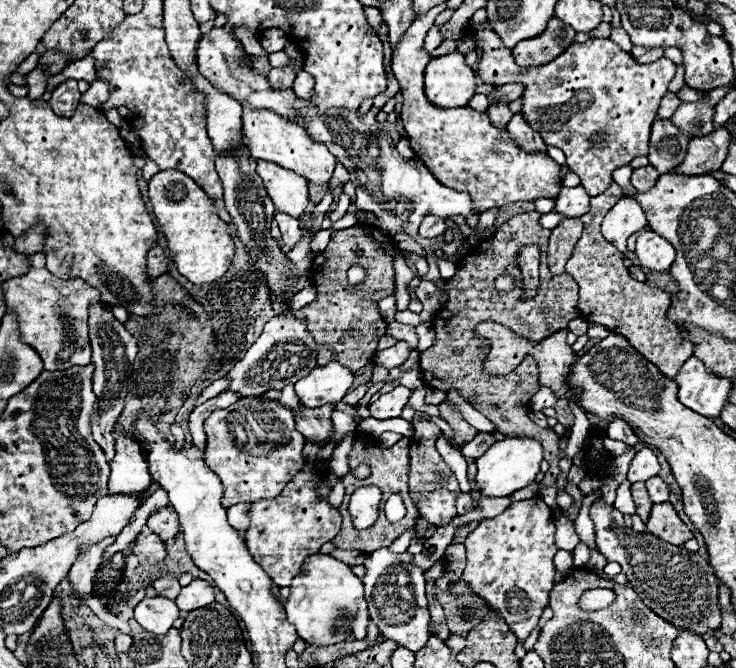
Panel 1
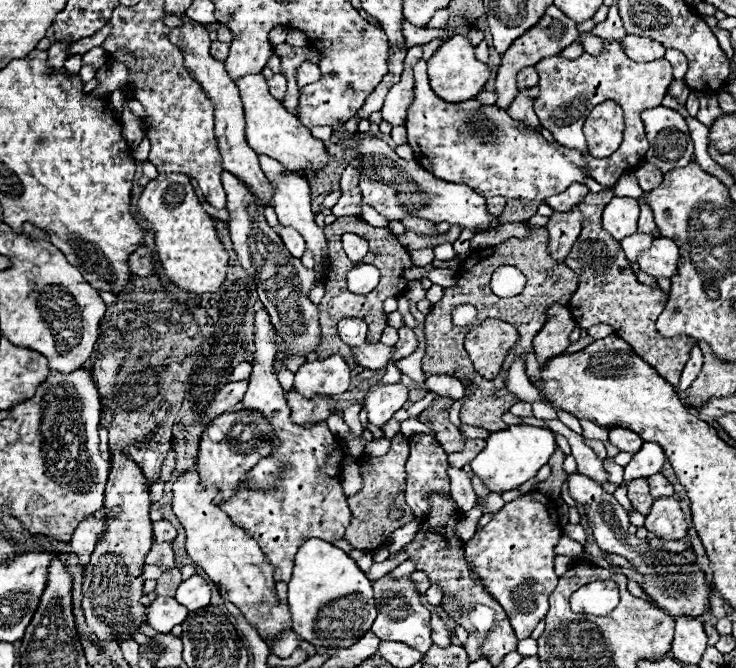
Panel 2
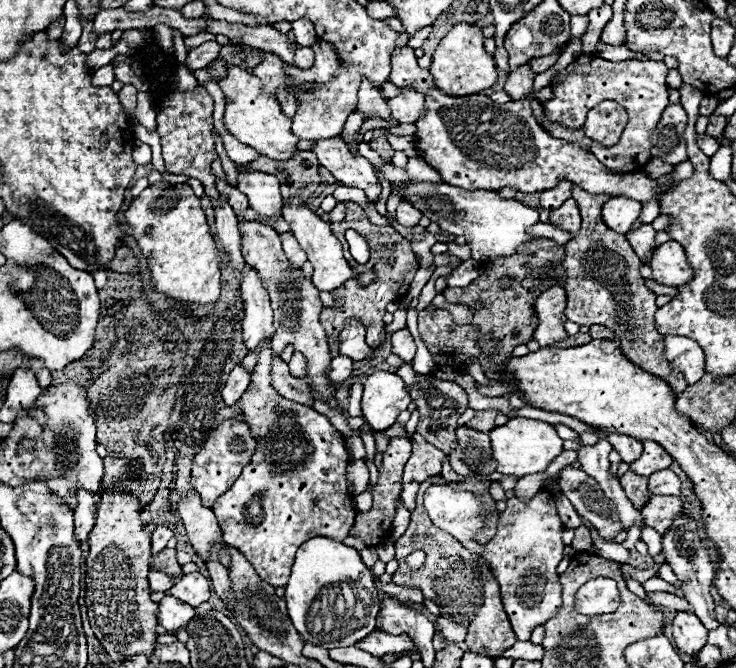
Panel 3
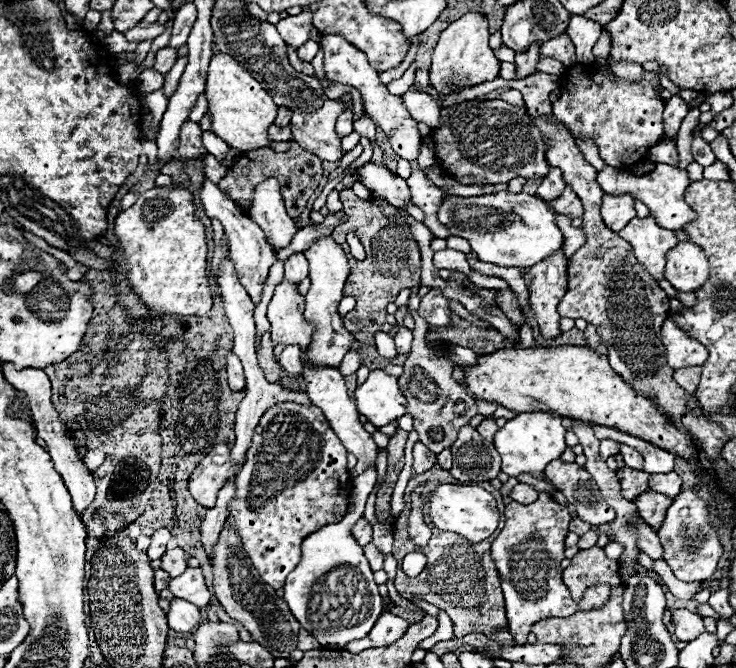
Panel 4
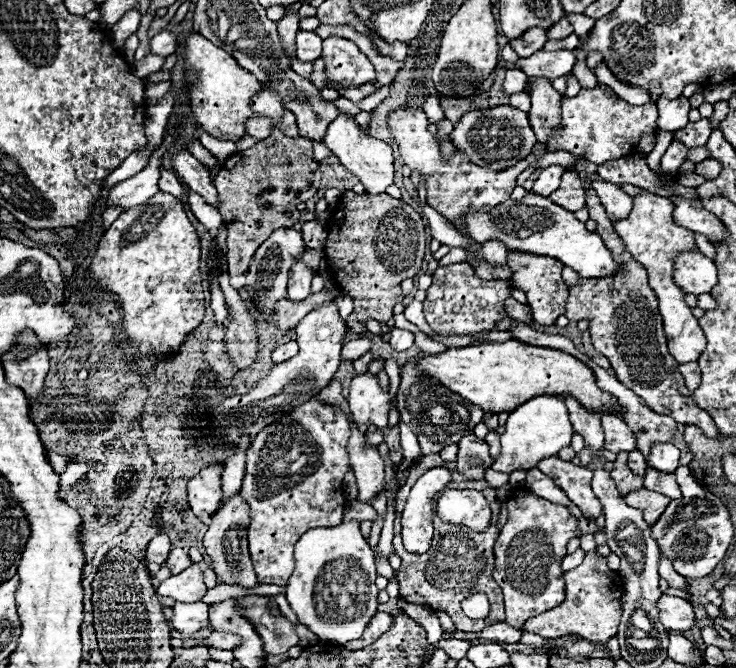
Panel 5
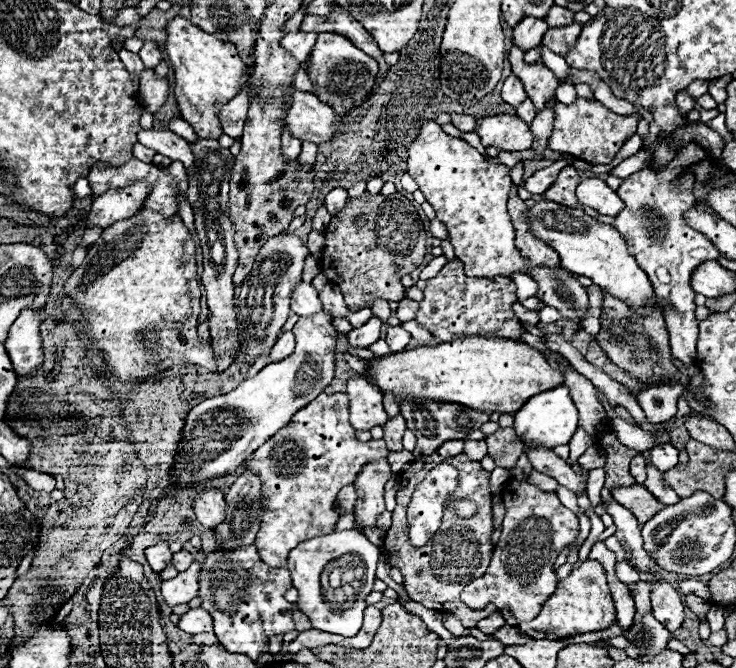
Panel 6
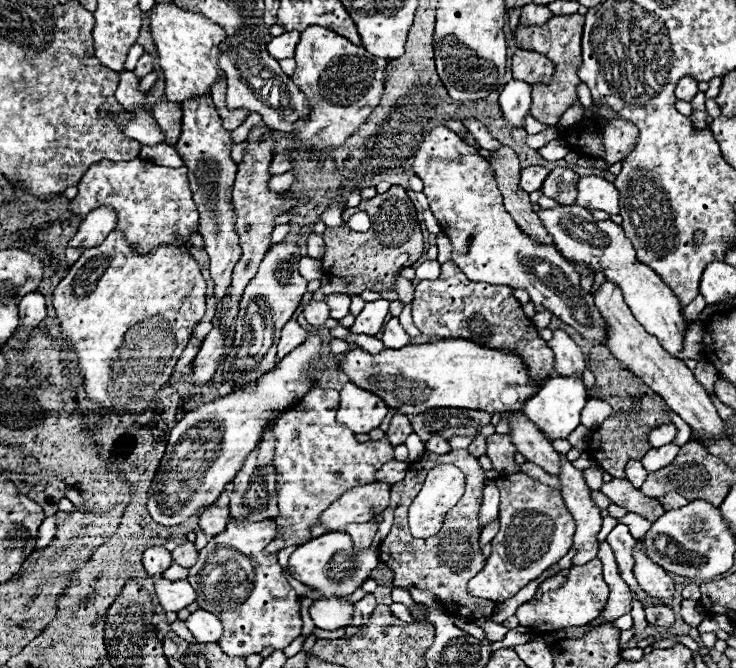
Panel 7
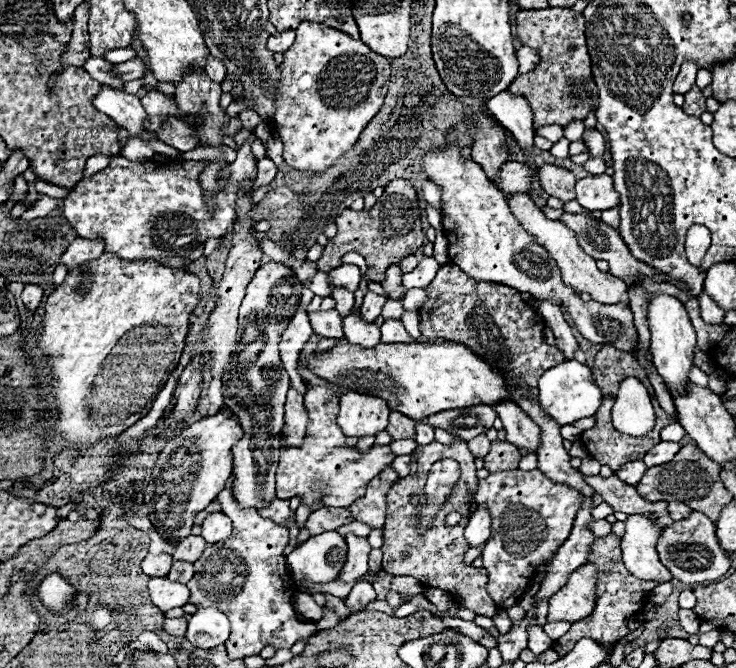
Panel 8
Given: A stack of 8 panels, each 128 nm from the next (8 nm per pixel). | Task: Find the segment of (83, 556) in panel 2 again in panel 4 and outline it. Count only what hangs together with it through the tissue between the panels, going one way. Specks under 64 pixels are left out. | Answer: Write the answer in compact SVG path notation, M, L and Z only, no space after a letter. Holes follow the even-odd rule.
M6 362L2 366L2 372L4 372L4 380L10 382L16 390L24 392L26 394L26 406L28 406L28 418L30 422L36 426L38 430L38 436L48 444L48 452L52 456L52 462L58 470L58 474L62 476L70 496L72 496L72 502L74 502L74 508L78 514L82 514L82 510L86 510L86 506L94 500L94 478L92 474L88 472L88 468L82 464L80 460L80 454L76 452L76 446L72 444L72 440L66 436L62 424L58 422L58 412L52 408L52 402L50 402L50 380L48 376L44 374L42 368L24 368L24 370L16 370L14 364Z

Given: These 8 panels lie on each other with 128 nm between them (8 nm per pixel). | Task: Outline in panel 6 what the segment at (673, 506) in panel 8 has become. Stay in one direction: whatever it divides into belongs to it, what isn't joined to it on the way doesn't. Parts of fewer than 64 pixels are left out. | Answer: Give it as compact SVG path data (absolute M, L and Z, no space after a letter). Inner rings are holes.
M646 464L646 470L648 470L648 478L646 478L644 486L658 498L658 502L662 502L666 506L672 506L674 502L682 500L674 490L670 490L670 486L666 486L662 482L662 472L660 470L654 470L654 466L650 466L650 464Z

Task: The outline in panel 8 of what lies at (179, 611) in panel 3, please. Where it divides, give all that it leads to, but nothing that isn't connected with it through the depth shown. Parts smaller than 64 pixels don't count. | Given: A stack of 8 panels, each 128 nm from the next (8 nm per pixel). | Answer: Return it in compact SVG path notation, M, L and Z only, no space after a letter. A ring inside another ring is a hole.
M200 608L192 614L188 622L186 638L196 648L214 648L228 640L230 620L216 608Z

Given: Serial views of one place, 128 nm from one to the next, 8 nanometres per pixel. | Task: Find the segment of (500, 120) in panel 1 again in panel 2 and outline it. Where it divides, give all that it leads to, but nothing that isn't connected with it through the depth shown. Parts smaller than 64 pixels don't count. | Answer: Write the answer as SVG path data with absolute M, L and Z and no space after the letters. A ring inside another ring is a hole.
M550 4L546 8L546 14L538 20L538 24L534 24L530 30L526 30L520 38L516 38L512 42L512 46L506 50L506 54L502 56L500 62L500 70L496 76L496 94L498 94L498 102L496 106L502 106L504 110L508 110L510 102L514 100L516 94L516 74L526 68L526 66L534 66L538 64L542 58L546 56L556 56L560 54L566 46L570 46L572 42L576 42L578 38L578 30L576 30L576 22L566 18L566 14L562 14L554 4Z

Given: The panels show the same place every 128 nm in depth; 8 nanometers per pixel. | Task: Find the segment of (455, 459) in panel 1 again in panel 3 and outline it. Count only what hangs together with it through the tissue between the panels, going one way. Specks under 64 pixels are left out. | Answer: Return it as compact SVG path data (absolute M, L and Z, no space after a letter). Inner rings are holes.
M395 423L390 428L387 428L384 431L374 431L371 429L370 432L374 437L378 434L382 434L382 435L390 437L390 438L392 438L392 437L404 437L404 436L407 437L405 423L404 424Z

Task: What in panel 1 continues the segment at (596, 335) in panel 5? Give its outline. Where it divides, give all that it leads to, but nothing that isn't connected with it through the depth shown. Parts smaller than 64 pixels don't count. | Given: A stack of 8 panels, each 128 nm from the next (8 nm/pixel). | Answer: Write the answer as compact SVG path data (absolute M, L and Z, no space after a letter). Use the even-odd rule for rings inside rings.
M618 184L590 198L590 212L582 216L584 232L566 264L566 272L572 274L580 286L580 316L590 324L602 324L610 332L624 336L648 362L658 366L662 374L674 380L682 364L694 354L694 344L684 340L676 324L666 320L670 292L646 282L632 280L628 268L624 266L624 254L600 234L600 222L604 214L610 210L610 206L614 206L614 202L618 202L618 198L622 198L622 188Z

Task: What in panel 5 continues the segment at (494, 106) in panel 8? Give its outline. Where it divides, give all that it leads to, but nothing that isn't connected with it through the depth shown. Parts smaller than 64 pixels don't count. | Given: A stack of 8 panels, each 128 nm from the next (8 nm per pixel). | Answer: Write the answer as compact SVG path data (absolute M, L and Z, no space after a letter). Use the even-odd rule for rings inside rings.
M518 68L506 70L506 78L504 78L504 92L506 92L508 96L518 94L518 92L524 92L524 88L526 88L526 80L528 80L528 76L526 76L522 70L518 70Z

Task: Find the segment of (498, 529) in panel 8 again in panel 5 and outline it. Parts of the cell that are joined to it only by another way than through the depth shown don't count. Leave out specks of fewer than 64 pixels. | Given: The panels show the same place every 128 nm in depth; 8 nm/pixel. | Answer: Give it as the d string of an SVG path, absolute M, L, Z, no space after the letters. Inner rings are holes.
M516 488L512 490L512 496L506 502L508 508L508 522L500 530L500 536L494 544L494 580L504 592L504 604L506 604L506 624L522 630L524 622L558 606L562 602L562 570L560 562L566 556L566 544L572 538L580 538L578 518L570 514L566 506L552 504L536 494L532 494L528 488ZM478 592L478 594L470 594L468 598L464 598L462 610L470 616L470 618L486 618L488 614L488 596Z

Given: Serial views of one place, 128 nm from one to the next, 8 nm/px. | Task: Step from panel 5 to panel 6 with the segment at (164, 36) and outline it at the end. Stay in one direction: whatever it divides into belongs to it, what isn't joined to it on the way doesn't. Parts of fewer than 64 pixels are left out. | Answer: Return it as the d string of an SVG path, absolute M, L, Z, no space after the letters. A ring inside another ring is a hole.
M146 40L138 54L140 54L142 62L144 62L144 68L156 68L158 62L162 60L162 52L158 50L158 44L152 42L152 40Z

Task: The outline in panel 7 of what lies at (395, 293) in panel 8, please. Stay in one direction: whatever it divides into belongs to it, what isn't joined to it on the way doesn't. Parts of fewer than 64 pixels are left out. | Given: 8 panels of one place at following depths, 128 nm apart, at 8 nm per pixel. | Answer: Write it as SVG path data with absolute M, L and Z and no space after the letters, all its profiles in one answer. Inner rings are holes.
M402 276L396 278L396 284L394 284L394 292L398 294L398 300L404 302L404 304L410 304L412 298L414 298L414 284Z

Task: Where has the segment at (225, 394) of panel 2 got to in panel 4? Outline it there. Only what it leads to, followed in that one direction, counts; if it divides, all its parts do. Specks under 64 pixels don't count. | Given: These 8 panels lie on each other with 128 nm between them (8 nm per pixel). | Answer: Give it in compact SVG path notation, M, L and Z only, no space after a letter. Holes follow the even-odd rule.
M230 352L226 356L226 372L228 372L228 384L232 386L232 390L244 390L246 382L244 382L244 370L240 360Z

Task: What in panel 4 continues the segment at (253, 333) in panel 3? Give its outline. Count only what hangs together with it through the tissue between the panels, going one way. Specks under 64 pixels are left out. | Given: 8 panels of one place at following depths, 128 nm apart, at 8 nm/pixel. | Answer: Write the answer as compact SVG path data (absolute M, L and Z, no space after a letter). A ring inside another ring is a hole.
M204 178L198 196L200 196L202 206L204 206L204 210L206 210L206 216L208 216L208 218L216 218L216 220L220 220L220 222L224 224L224 232L226 232L228 244L230 244L230 260L234 262L234 268L236 268L236 272L238 272L236 276L238 276L238 280L242 282L242 286L246 288L246 292L250 294L252 302L258 304L258 302L260 302L260 294L262 294L264 280L266 280L266 276L268 276L268 270L270 270L270 266L272 266L274 262L278 262L272 246L268 246L264 232L262 232L250 218L246 218L246 216L234 206L234 202L232 202L230 198L226 198L224 192L222 192L216 184L212 184L208 178Z

